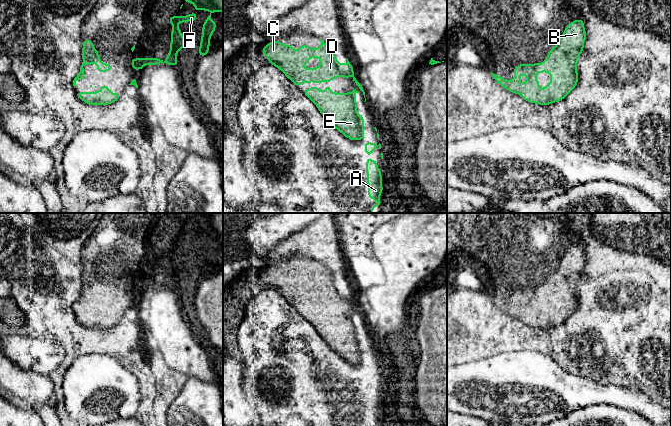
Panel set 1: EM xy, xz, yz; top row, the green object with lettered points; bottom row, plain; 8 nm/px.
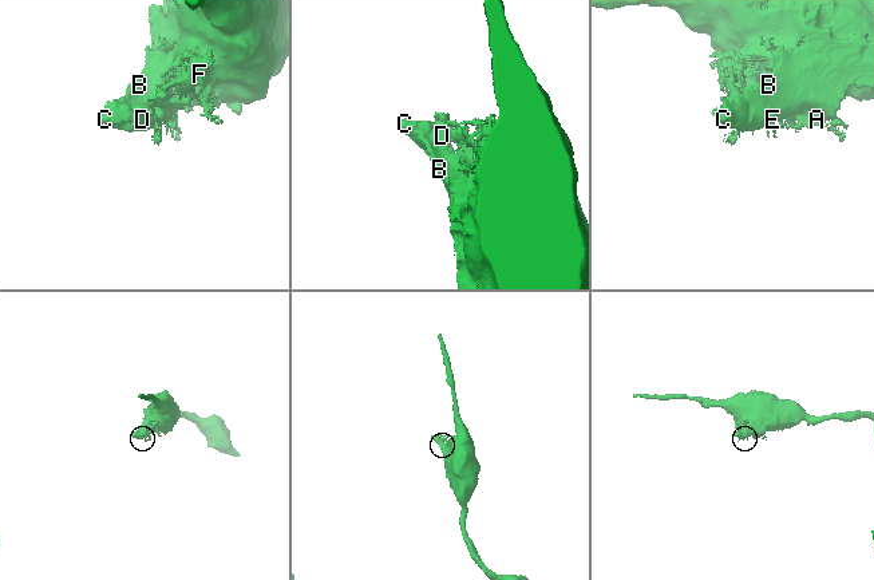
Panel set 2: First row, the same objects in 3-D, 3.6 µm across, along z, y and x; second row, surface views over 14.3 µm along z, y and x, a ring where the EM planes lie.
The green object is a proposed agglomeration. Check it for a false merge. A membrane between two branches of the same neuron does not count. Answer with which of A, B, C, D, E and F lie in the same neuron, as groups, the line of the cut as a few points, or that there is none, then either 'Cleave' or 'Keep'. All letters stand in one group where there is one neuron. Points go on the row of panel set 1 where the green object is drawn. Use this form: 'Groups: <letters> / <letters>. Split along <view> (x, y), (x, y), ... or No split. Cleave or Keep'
Groups: A B C D E F. No split. Keep

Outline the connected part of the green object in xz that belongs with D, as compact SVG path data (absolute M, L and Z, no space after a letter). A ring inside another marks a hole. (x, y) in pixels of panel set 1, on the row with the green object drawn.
M319 40L322 44L318 49L311 49L304 44L294 52L293 45L282 45L281 41L273 41L267 43L261 49L261 52L269 59L269 64L280 69L297 87L300 87L302 81L306 84L310 81L316 81L320 84L322 81L332 81L334 77L346 77L349 79L351 75L365 98L363 87L354 77L353 67L348 59L345 65L338 63L330 46L323 40ZM310 57L321 59L321 64L316 69L293 68L294 65L308 64Z

